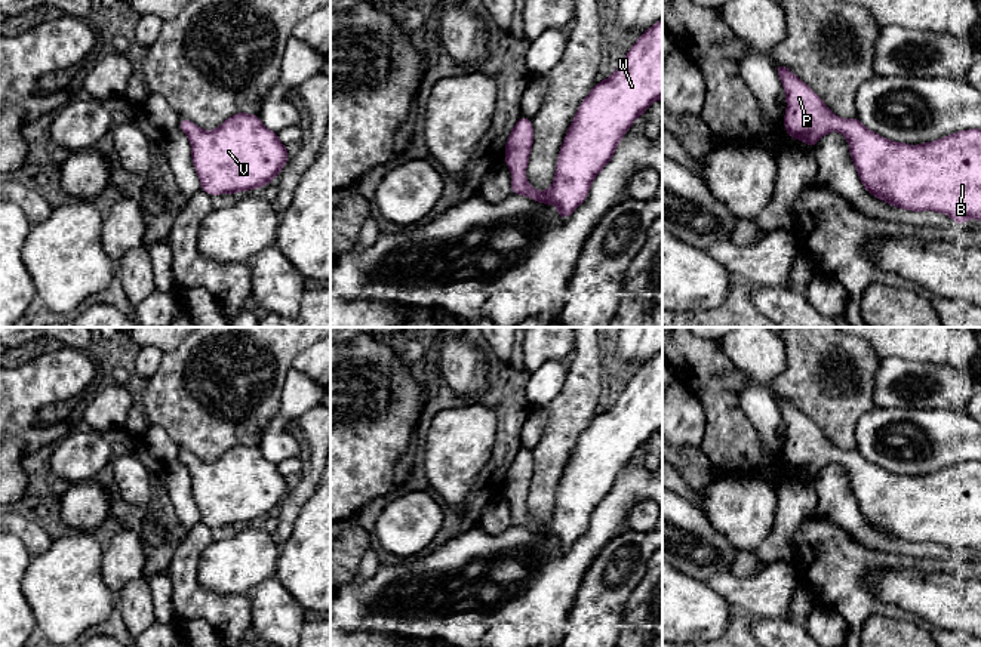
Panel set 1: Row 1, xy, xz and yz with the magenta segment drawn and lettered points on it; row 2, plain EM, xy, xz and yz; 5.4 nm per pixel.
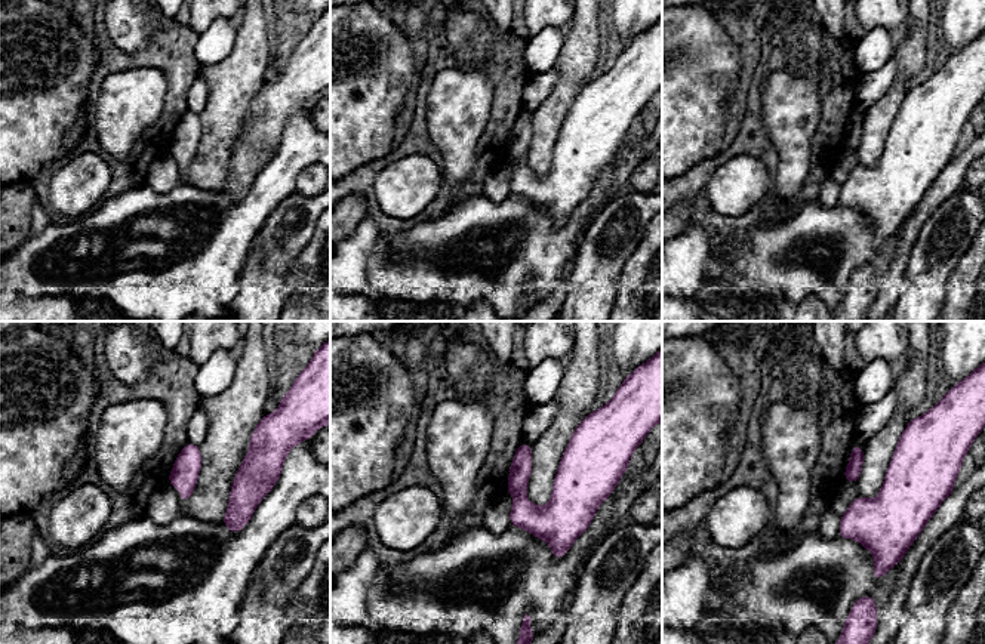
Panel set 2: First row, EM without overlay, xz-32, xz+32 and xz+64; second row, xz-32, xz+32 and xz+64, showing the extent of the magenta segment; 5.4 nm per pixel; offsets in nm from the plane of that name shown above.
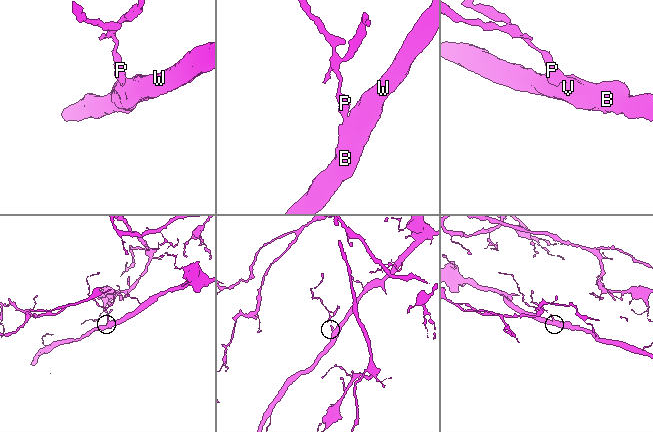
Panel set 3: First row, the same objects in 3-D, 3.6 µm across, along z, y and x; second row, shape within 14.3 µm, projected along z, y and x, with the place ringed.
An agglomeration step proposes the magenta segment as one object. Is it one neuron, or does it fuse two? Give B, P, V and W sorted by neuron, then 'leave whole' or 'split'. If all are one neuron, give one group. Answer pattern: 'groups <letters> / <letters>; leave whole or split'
groups B P V W; leave whole

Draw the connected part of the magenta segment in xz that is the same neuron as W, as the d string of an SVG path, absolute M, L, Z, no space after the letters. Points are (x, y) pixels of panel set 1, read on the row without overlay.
M662 349L637 370L615 404L599 413L579 435L560 478L554 512L548 523L533 521L525 508L535 466L529 450L522 447L517 452L507 471L504 489L513 505L511 524L526 527L538 534L554 536L560 551L571 548L585 533L591 514L611 493L634 452L659 431L662 431Z

